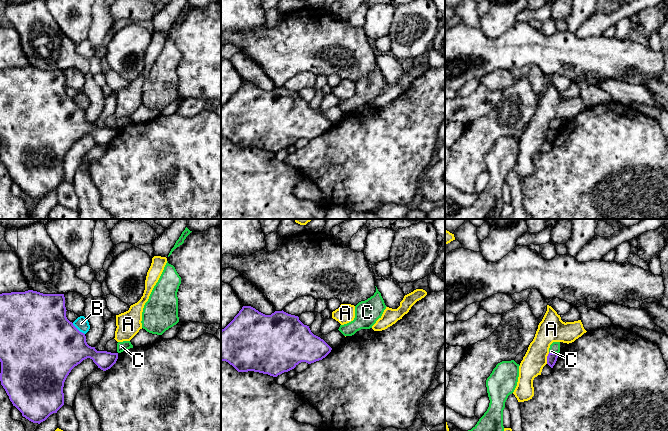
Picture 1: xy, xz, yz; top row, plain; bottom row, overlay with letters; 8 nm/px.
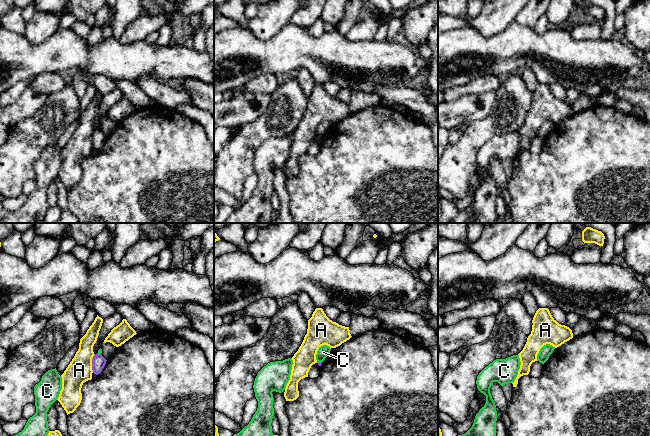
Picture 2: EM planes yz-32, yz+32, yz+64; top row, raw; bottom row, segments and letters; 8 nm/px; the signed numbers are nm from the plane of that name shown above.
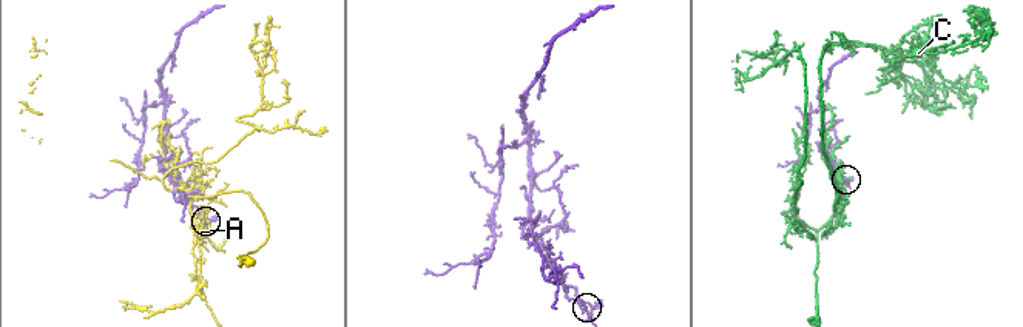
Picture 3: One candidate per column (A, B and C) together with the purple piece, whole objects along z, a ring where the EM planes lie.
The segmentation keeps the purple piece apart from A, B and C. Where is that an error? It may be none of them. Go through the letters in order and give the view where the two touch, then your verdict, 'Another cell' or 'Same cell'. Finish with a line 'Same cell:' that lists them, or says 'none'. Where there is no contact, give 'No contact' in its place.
A: Touches purple in yz. Another cell
B: Touches purple in xy. Another cell
C: Touches purple in yz. Another cell
Same cell: none

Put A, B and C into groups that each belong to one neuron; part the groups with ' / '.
A / B / C

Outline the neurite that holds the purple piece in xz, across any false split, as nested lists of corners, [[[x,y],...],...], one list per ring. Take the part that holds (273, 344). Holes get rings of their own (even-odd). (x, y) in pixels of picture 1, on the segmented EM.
[[[243,306],[234,319],[221,330],[221,361],[226,361],[238,372],[254,371],[273,377],[294,369],[299,363],[308,364],[322,360],[332,348],[320,337],[314,335],[309,326],[304,325],[298,316],[282,311],[265,315],[251,306]]]

